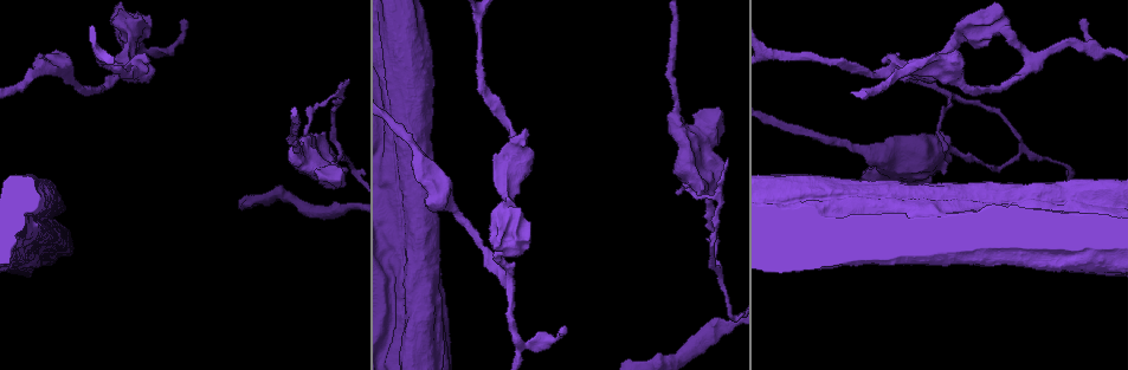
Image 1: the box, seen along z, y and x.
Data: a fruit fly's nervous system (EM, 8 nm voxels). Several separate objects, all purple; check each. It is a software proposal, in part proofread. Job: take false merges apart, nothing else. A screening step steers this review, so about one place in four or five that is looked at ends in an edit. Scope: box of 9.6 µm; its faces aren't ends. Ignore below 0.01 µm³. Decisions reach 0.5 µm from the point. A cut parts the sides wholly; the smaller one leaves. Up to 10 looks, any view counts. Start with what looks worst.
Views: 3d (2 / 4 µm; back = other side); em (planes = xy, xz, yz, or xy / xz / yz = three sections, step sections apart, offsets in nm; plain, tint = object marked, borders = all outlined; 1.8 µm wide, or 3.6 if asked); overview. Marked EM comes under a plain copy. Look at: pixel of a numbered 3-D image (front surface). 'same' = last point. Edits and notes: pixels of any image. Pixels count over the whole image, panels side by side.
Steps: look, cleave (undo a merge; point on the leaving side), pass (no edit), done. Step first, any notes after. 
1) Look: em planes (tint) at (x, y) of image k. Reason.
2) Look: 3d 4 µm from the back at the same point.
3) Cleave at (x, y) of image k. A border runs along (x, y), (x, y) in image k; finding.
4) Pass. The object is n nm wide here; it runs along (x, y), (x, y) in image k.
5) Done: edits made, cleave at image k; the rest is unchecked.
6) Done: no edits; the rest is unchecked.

Look: em xz step 16 (tint) at (138, 68) of image 1. Thick turns thin.

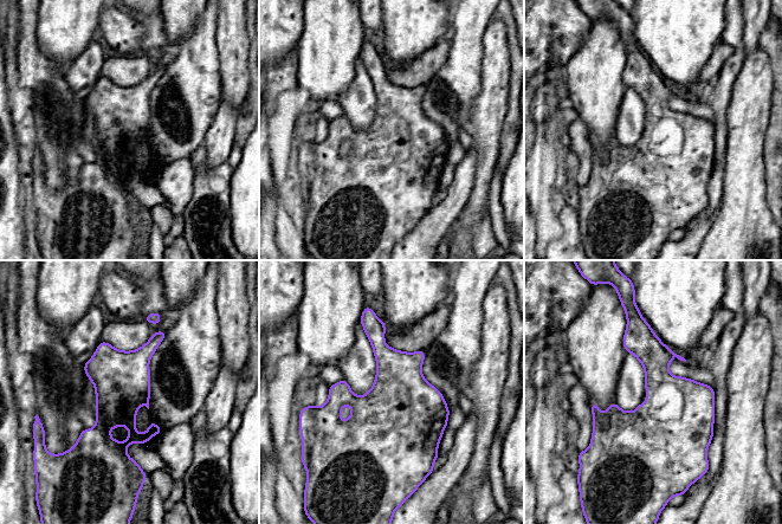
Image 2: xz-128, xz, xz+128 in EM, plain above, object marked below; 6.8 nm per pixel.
Look: em planes (tint) at the same point.

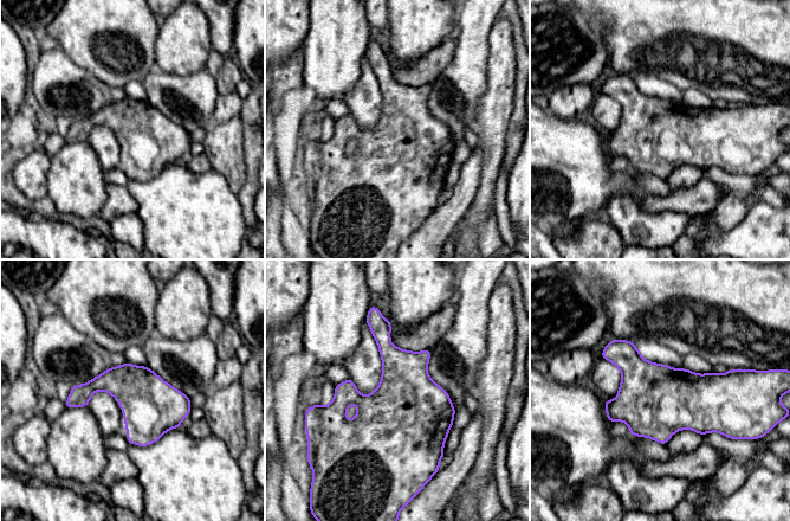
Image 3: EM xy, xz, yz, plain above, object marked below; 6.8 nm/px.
Pass. One cell here.

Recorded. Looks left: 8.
Look: 3d 4 µm at (510, 206) of image 1. Thick turns thin.

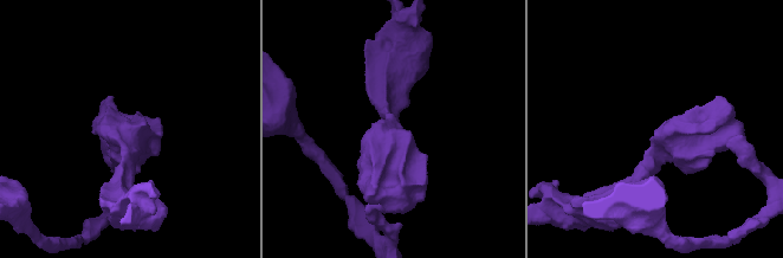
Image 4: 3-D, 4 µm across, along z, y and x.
Look: em 3.6 µm xy step 8 (tint) at (125, 147) of image 4. 3 arms meet here; the arms are 280, 340, 460 nm wide.

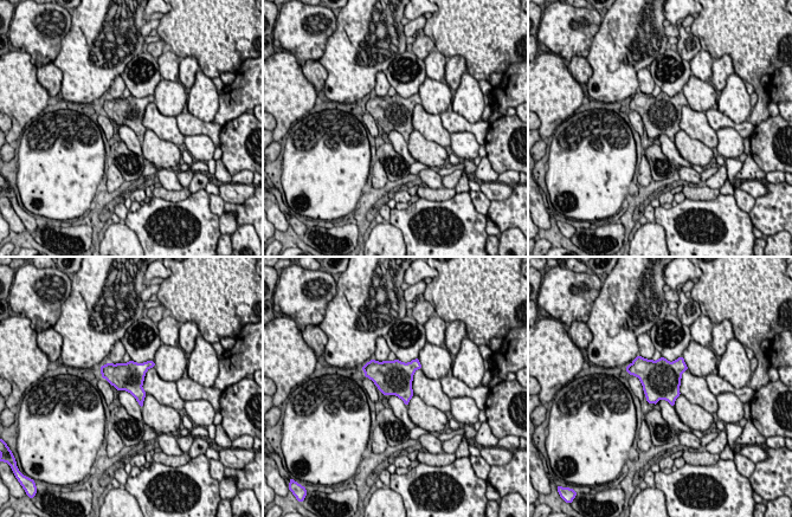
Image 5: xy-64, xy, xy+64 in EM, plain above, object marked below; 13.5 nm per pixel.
Pass. Continuous, no second cell.

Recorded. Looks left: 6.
Look: 3d 4 µm at (519, 342) of image 1. Sharp bend.

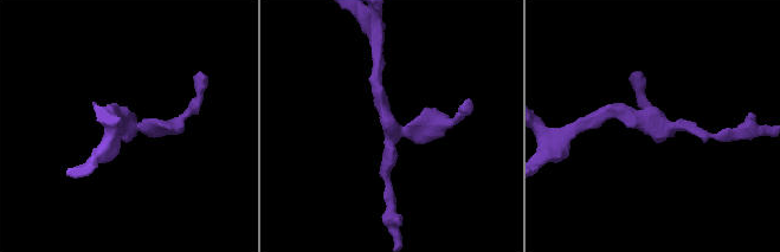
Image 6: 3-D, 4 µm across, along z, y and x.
Look: em xy step 16 (tint) at (662, 127) of image 6. Shape alone is not enough.

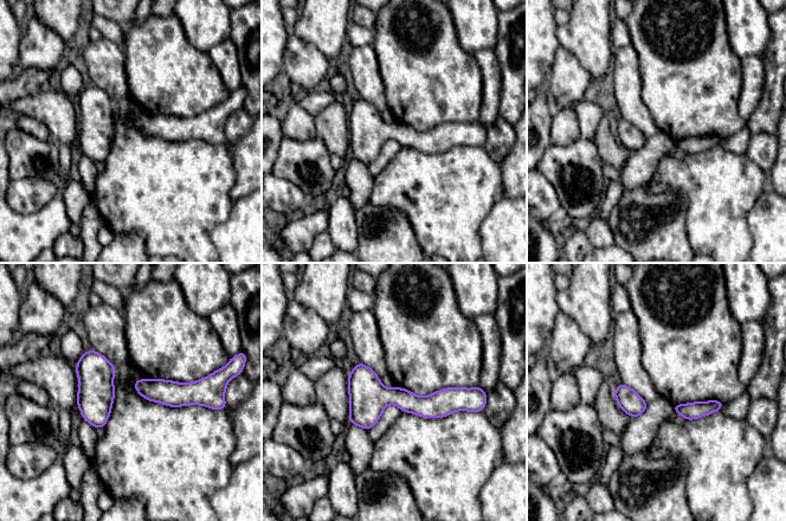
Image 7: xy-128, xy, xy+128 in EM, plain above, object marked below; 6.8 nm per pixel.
Look: em planes (borders) at the same point. Cut it another way.

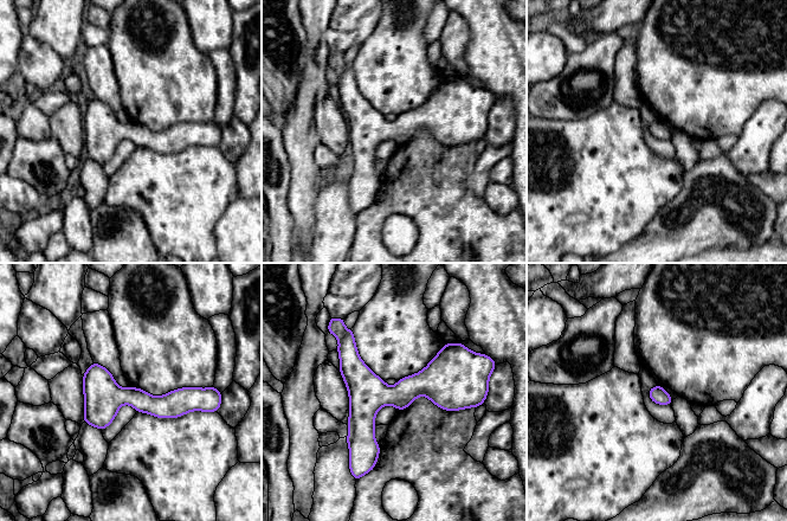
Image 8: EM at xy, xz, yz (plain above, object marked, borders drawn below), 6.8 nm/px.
Pass. All the same cell.

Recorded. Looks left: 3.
Look: em planes (tint) at (963, 153) of image 1. Calibre changes.

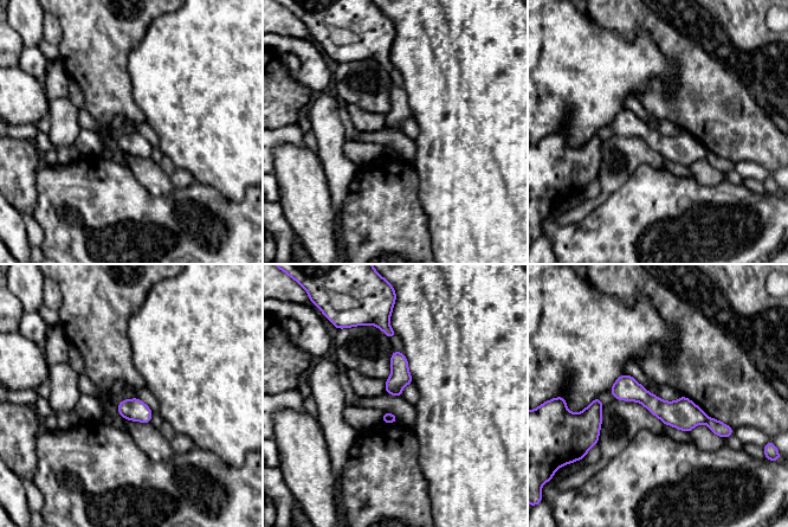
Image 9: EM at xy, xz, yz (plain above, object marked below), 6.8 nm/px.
Cleave at (718, 428) of image 9. A border runs along (708, 418), (705, 422) in image 9; two cells meet here.

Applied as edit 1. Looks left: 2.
Done: edits made, cleave at image 9; the rest is unchecked.

